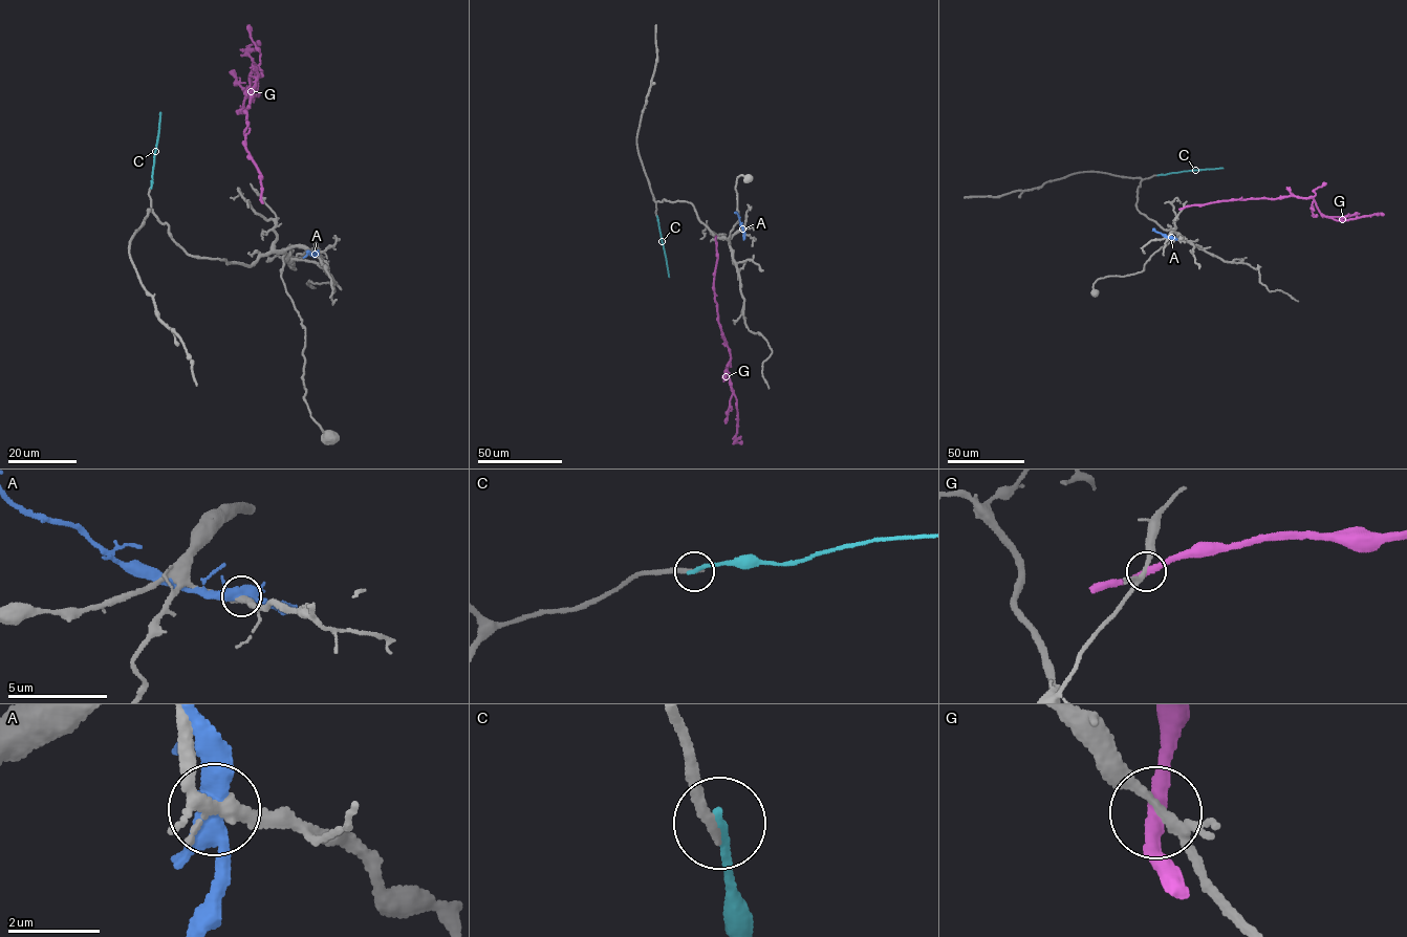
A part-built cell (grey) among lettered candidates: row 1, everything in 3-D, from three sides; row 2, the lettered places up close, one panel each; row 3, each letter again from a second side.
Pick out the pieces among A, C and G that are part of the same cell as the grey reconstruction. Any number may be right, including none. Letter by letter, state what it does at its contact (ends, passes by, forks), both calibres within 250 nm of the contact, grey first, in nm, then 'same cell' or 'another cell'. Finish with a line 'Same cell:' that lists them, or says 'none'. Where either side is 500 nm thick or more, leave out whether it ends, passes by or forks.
A: it forks there; 240 nm thick on the grey side, 400 nm on the other; another cell
C: it ends there; 240 nm thick on the grey side, 200 nm on the other; another cell
G: it passes by; 170 nm thick on the grey side, 320 nm on the other; another cell
Same cell: none

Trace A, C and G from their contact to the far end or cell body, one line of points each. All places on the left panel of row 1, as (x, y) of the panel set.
A: (317, 253), (315, 257), (309, 252), (303, 258)
C: (151, 188), (160, 112)
G: (260, 197), (243, 131), (261, 72), (253, 68), (252, 99), (258, 86), (247, 50), (260, 43)

